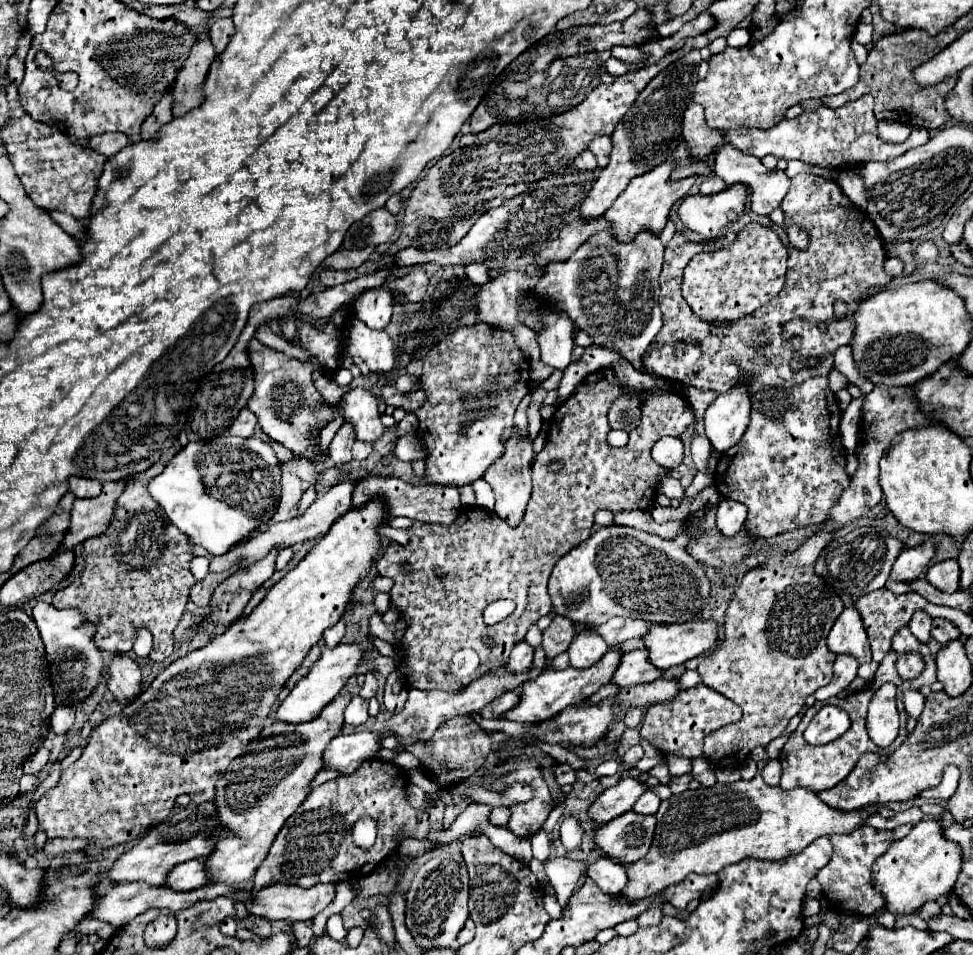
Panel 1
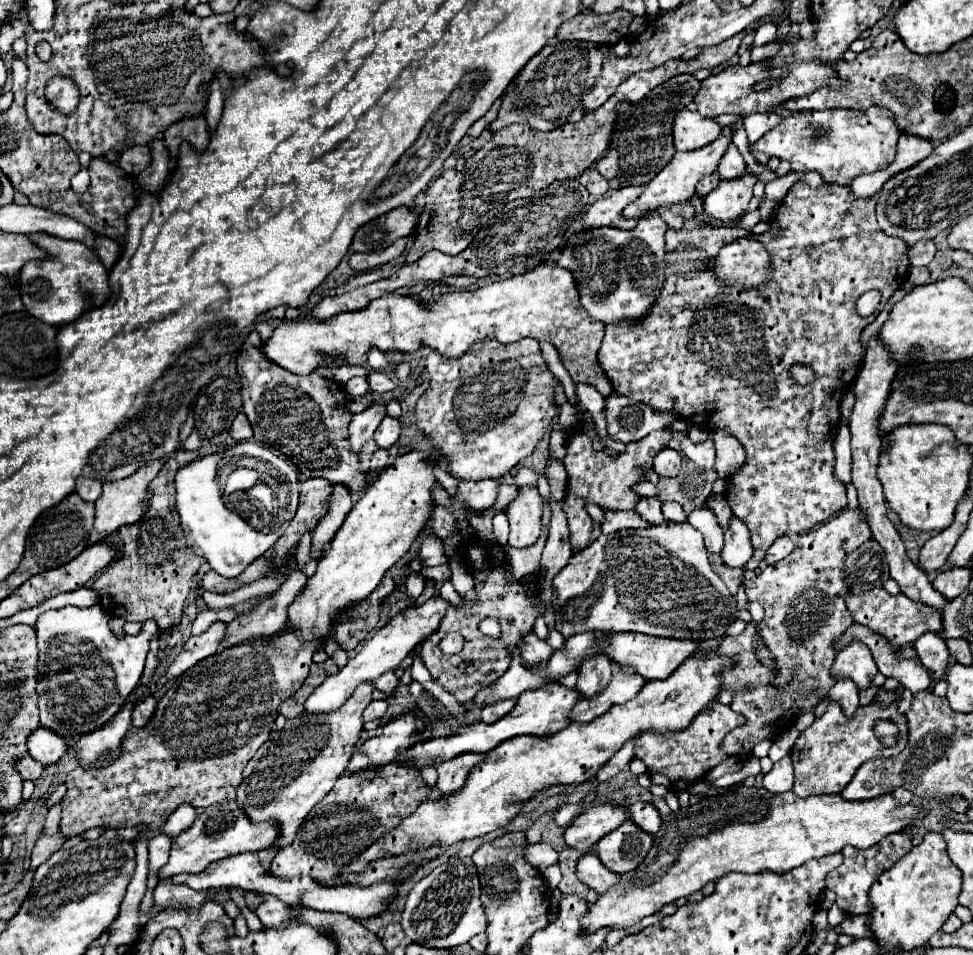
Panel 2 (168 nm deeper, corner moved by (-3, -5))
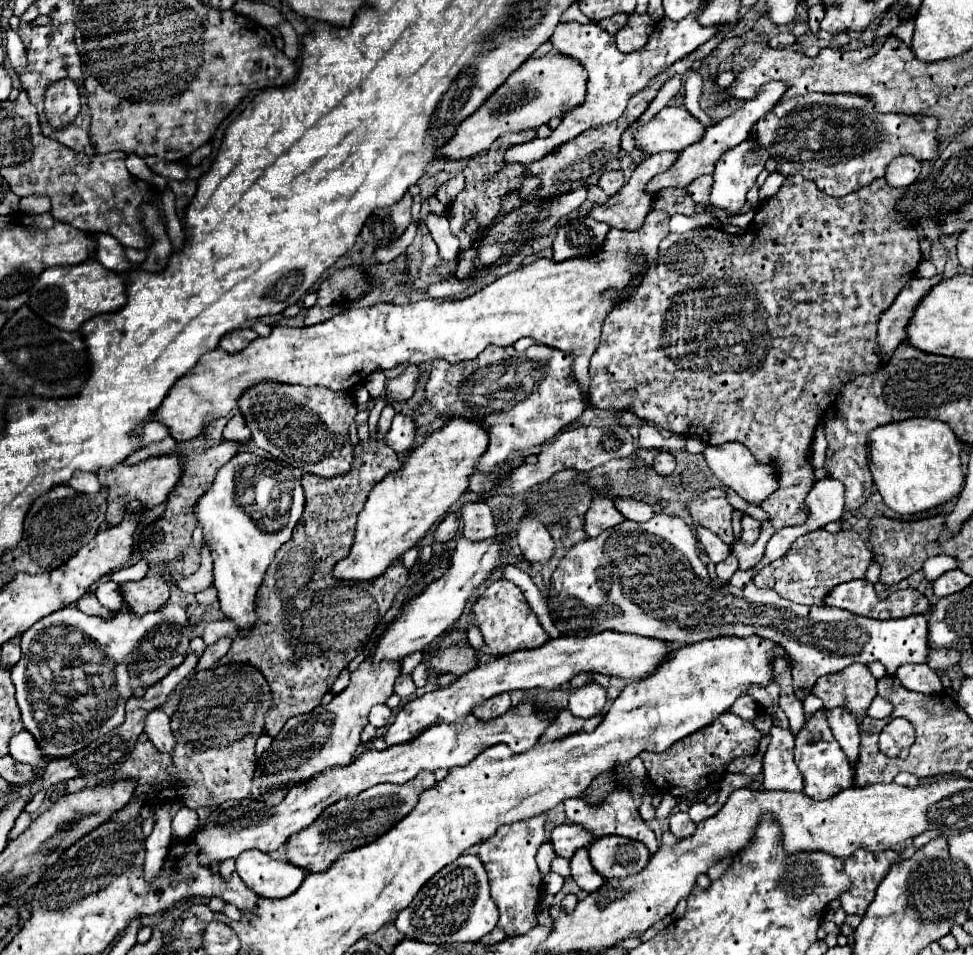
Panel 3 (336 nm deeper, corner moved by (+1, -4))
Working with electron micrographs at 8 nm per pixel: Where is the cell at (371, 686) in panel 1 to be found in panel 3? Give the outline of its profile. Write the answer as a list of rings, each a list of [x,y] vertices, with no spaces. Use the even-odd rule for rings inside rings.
[[[400,674],[400,676],[396,678],[394,692],[396,692],[398,696],[402,696],[402,698],[404,698],[404,696],[410,696],[414,690],[416,690],[416,686],[414,686],[410,674]]]

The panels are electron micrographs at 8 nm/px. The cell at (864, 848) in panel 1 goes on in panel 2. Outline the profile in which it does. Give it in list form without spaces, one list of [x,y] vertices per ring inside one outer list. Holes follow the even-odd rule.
[[[908,833],[888,835],[878,845],[874,845],[870,849],[846,847],[842,851],[844,863],[826,877],[826,887],[836,893],[836,905],[848,915],[866,915],[866,913],[870,913],[868,889],[872,887],[876,877],[880,877],[888,867],[892,867],[896,861],[900,861],[910,849],[912,849],[912,837]]]

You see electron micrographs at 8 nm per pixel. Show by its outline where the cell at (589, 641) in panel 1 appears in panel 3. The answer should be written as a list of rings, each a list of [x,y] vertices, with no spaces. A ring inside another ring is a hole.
[[[588,682],[570,694],[570,712],[580,718],[590,718],[602,714],[606,706],[606,688],[598,682]]]

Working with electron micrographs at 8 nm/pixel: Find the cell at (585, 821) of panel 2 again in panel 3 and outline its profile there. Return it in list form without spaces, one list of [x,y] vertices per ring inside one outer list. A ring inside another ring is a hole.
[[[560,824],[552,830],[552,846],[556,856],[570,860],[578,848],[592,844],[592,832],[580,824]]]

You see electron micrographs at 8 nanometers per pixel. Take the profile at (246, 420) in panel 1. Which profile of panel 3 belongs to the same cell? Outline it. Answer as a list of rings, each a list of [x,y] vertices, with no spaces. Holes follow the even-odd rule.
[[[234,414],[234,416],[228,420],[228,424],[226,424],[226,428],[224,428],[224,438],[226,438],[226,440],[232,440],[232,442],[242,442],[242,444],[248,442],[250,430],[248,430],[242,414]]]

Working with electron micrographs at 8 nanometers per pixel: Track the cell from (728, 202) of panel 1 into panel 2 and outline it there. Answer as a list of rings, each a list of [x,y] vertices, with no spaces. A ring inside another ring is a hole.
[[[746,171],[740,179],[722,179],[718,187],[704,197],[706,215],[722,223],[732,223],[740,219],[748,209],[748,203],[752,199],[752,187],[756,181],[758,179],[752,171]]]

